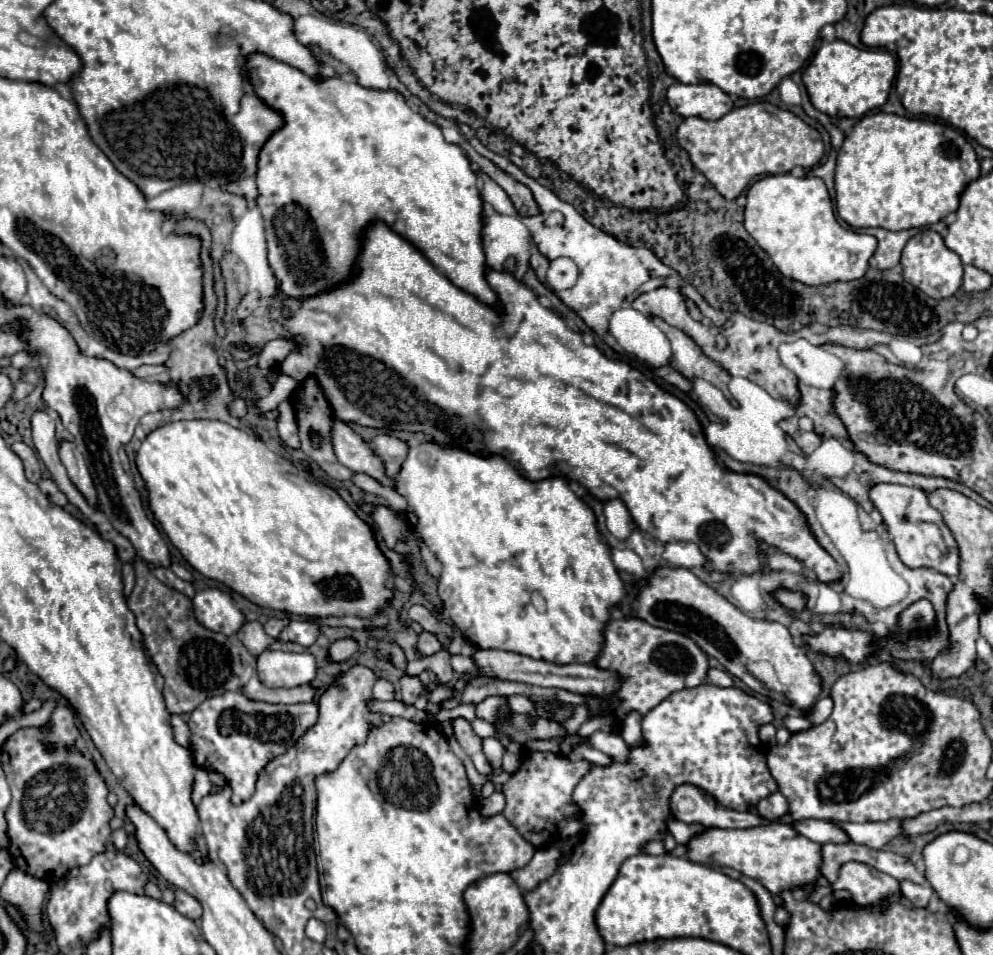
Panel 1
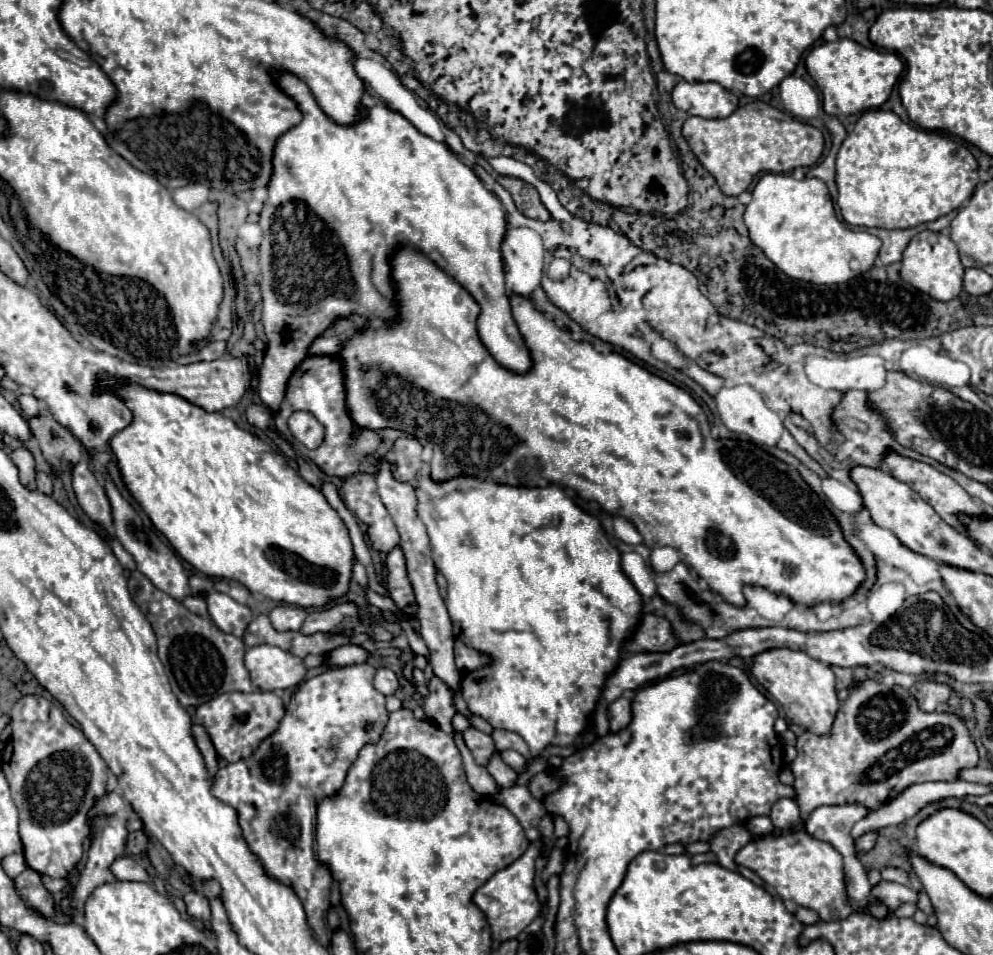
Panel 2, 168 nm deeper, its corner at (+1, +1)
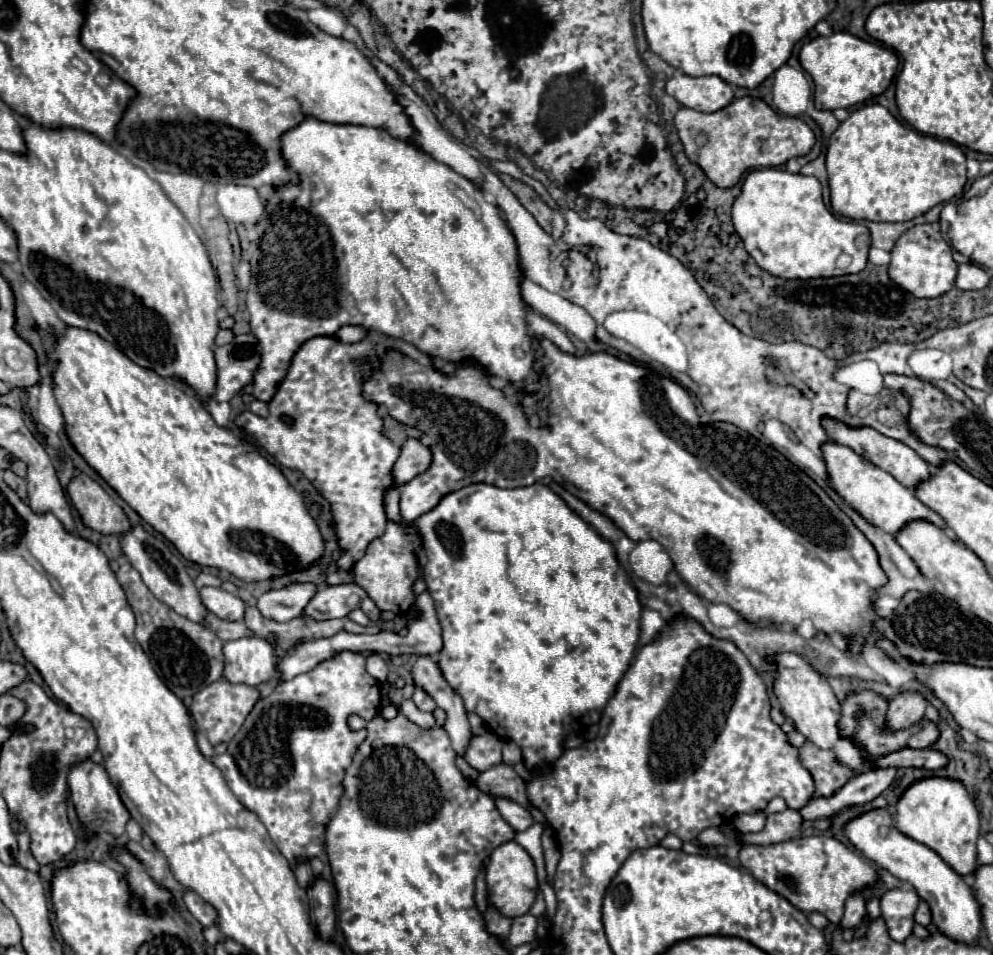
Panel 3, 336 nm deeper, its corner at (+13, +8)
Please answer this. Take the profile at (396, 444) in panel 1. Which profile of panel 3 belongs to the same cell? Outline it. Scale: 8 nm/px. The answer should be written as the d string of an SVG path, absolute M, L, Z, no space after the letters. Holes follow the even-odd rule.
M409 438L403 448L401 448L401 456L395 462L393 468L393 476L397 484L405 484L409 480L413 480L415 476L423 474L427 468L431 466L431 450L427 446L423 446L419 440Z

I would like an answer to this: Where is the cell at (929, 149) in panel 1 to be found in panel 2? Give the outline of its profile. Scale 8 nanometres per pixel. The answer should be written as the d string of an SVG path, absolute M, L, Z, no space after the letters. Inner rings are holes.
M865 111L837 153L837 205L849 225L907 229L935 221L961 207L973 195L977 183L977 159L965 145L959 145L947 135L911 127L903 123L893 111Z

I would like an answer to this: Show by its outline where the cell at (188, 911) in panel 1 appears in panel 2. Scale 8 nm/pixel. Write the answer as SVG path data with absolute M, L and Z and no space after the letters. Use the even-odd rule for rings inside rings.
M189 891L189 893L183 895L183 901L187 905L187 915L189 917L195 917L195 919L201 919L201 921L211 919L211 909L209 909L209 903L203 895L199 895L195 891Z

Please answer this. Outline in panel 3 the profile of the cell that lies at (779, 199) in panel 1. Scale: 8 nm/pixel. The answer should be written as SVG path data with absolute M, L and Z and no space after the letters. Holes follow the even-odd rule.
M761 168L747 174L741 186L741 194L735 198L733 204L733 224L745 244L745 250L755 258L755 262L769 274L785 280L811 280L857 274L865 268L871 248L871 232L865 224L839 220L825 208L821 184L815 176L791 174L781 168Z

